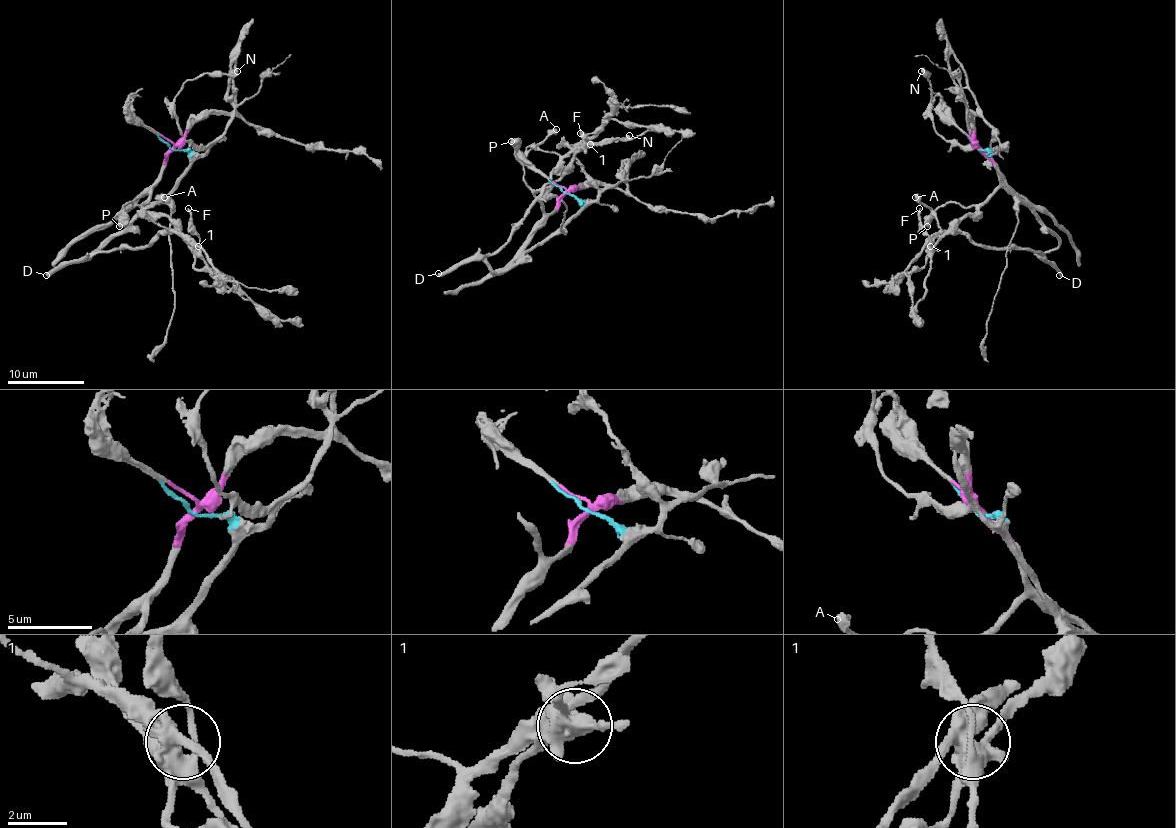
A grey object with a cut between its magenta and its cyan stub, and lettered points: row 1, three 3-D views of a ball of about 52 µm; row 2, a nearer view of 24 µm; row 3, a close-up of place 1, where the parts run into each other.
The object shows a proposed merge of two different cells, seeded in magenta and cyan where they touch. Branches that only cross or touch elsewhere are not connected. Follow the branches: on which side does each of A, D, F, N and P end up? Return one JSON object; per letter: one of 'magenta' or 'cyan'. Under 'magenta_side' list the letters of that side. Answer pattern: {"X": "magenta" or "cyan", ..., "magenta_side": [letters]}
{"A": "cyan", "D": "cyan", "F": "magenta", "N": "cyan", "P": "magenta", "magenta_side": ["F", "P"]}

